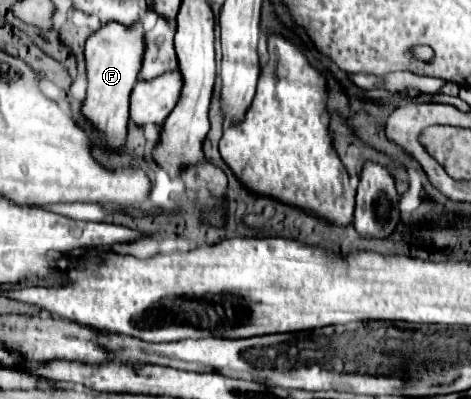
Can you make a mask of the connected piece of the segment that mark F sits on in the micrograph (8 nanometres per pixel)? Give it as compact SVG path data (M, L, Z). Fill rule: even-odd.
M142 18L132 30L124 28L118 22L108 22L86 42L84 58L86 58L86 76L88 76L88 94L82 104L82 116L102 136L102 144L110 152L122 152L126 146L128 104L130 104L128 100L140 72L142 54L144 54Z

